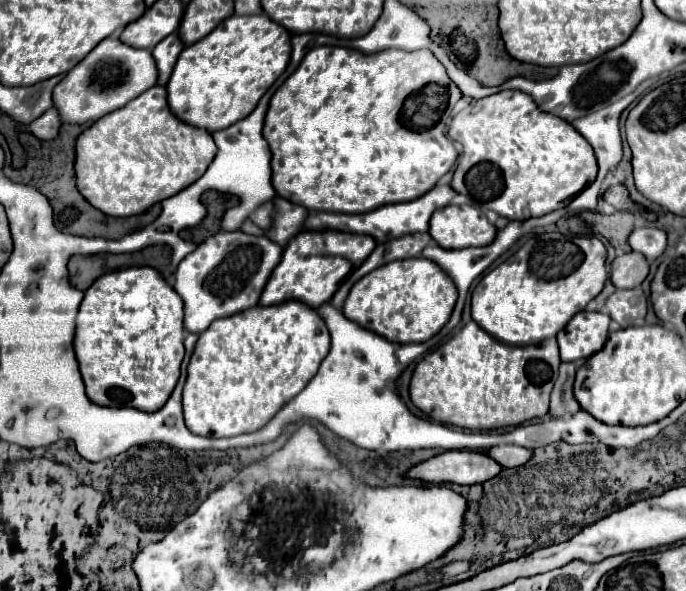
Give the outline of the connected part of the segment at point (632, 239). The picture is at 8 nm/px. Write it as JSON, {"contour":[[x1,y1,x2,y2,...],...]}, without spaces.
{"contour":[[654,227,634,229,628,237,628,243,634,251,642,253,648,261,654,261,666,249,666,233,662,229,654,229]]}

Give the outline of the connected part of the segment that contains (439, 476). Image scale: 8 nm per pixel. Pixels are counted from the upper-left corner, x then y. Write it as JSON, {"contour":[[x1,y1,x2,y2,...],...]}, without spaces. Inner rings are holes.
{"contour":[[446,451,410,469,408,477,430,483,474,485,496,477,502,465,482,451]]}

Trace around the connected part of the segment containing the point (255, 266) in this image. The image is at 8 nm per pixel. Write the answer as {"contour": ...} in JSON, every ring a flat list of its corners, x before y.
{"contour":[[218,231,206,241,202,241,190,255,186,255,176,271,176,293,184,301,184,329,192,333,202,333,210,327,214,319,230,317,234,313,240,313,244,309,250,309,258,303,264,285,272,273,272,269,278,265,282,257,282,247,268,237,256,237,246,235,242,231]]}

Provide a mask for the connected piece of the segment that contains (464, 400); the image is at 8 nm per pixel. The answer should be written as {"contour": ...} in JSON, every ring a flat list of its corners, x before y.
{"contour":[[470,321,440,349,420,359,410,381,410,399,420,411,440,423,468,429,512,427,548,413,558,365,560,357,554,337,540,345,512,347,496,341]]}

